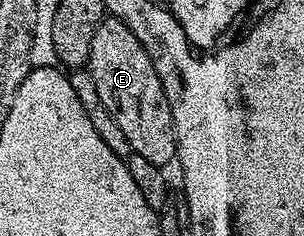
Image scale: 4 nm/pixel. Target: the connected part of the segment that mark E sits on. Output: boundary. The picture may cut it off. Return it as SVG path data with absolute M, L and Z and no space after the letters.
M113 16L103 17L96 36L92 36L89 70L89 81L102 101L102 110L114 117L117 133L127 137L131 151L161 168L165 162L173 163L176 143L170 105L144 44L140 44L128 24Z

